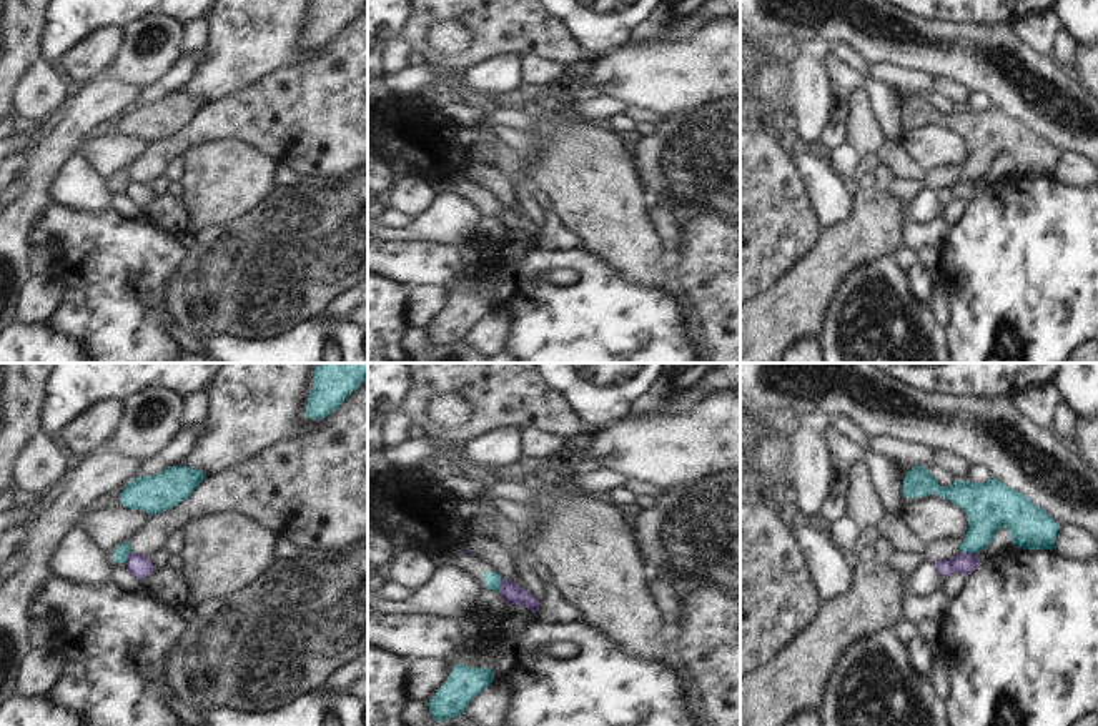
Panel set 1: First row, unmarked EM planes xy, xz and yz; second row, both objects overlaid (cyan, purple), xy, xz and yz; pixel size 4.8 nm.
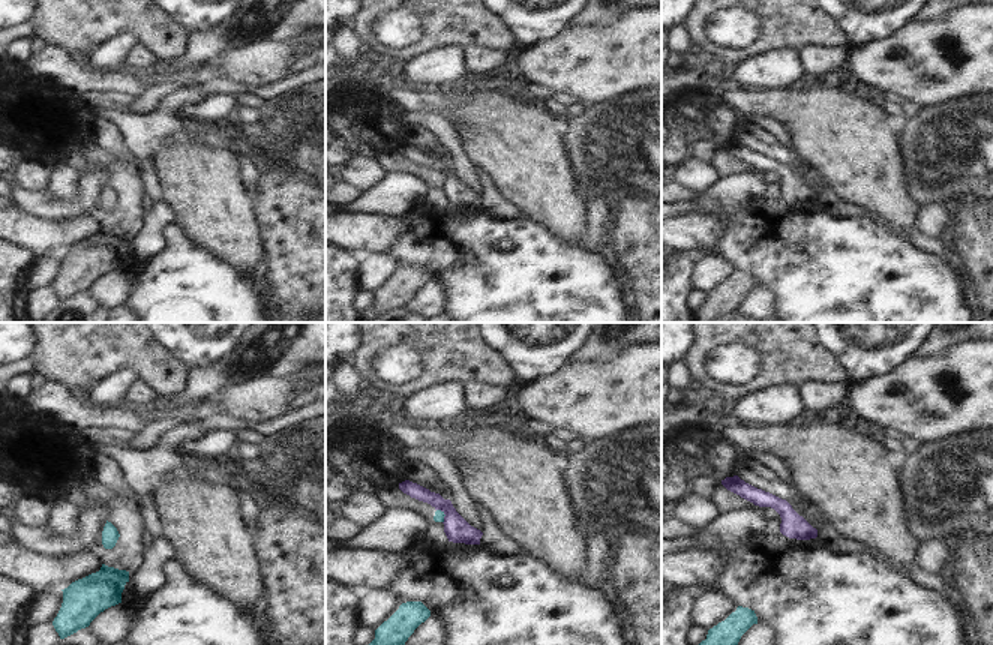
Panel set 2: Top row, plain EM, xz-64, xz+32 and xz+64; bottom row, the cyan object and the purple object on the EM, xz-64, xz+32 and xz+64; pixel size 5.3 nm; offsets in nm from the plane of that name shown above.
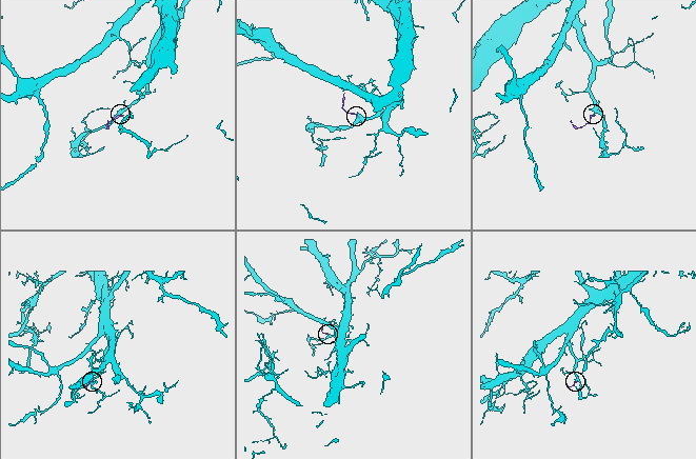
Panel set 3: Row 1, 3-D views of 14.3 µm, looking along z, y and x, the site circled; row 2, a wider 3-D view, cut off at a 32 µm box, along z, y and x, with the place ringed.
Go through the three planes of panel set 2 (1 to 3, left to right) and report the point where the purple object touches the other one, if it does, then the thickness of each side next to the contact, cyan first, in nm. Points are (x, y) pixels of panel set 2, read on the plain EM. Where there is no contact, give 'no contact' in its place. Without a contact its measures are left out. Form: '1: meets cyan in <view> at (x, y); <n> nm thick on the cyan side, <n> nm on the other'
1: no contact
2: meets cyan in xz+32 at (444, 179); 50 nm thick on the cyan side, 140 nm on the other
3: no contact

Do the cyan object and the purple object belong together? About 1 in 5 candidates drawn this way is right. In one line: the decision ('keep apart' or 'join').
keep apart

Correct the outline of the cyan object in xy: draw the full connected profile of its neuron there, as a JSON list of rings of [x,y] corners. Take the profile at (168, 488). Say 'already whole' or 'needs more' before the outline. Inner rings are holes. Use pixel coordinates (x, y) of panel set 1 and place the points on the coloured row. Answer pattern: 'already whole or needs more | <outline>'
already whole | [[[168,466],[155,476],[138,476],[123,486],[120,505],[145,510],[150,516],[178,506],[205,480],[205,473],[188,466]]]

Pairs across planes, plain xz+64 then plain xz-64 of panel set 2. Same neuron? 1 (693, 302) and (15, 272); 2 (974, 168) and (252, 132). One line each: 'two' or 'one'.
1: two
2: one

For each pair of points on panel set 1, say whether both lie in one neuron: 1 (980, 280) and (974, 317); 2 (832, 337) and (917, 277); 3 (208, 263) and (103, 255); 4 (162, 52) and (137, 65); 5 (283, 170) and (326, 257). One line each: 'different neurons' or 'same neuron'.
1: same neuron
2: different neurons
3: different neurons
4: same neuron
5: different neurons

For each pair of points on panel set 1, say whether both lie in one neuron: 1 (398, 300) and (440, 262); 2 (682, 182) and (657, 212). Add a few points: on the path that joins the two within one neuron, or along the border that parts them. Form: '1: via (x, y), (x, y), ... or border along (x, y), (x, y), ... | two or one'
1: border along (385, 277), (406, 283), (411, 288) | two
2: border along (647, 190), (672, 213) | two

